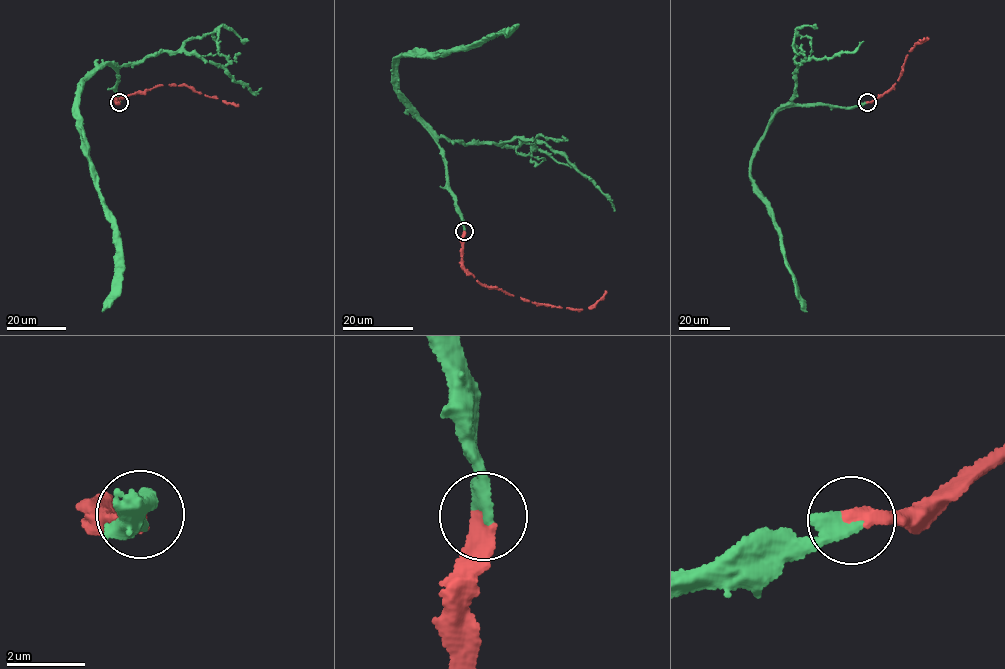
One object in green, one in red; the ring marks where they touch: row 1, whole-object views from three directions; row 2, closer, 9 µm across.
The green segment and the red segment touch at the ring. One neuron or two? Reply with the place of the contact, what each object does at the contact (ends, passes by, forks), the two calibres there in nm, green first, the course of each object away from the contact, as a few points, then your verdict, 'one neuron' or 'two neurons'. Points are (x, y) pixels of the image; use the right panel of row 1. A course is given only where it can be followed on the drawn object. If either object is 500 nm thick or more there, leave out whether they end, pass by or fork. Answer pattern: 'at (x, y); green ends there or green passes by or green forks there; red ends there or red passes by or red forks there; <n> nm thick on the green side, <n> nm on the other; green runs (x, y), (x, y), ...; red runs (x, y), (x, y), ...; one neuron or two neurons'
at (867, 102); green ends there; red ends there; 400 nm thick on the green side, 440 nm on the other; green runs (866, 102), (847, 107), (803, 104), (779, 110), (752, 160), (753, 184), (777, 231), (797, 296), (807, 312); red runs (867, 102), (882, 96), (899, 78), (911, 49), (918, 41), (922, 43), (927, 38), (919, 39); one neuron

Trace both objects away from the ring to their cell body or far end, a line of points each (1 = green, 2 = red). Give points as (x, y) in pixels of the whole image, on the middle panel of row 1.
1: (464, 231), (442, 150), (397, 88), (396, 62), (407, 53), (462, 47), (512, 27), (507, 34)
2: (464, 232), (461, 257), (465, 268), (480, 282), (529, 302), (581, 310), (594, 305), (606, 291)

